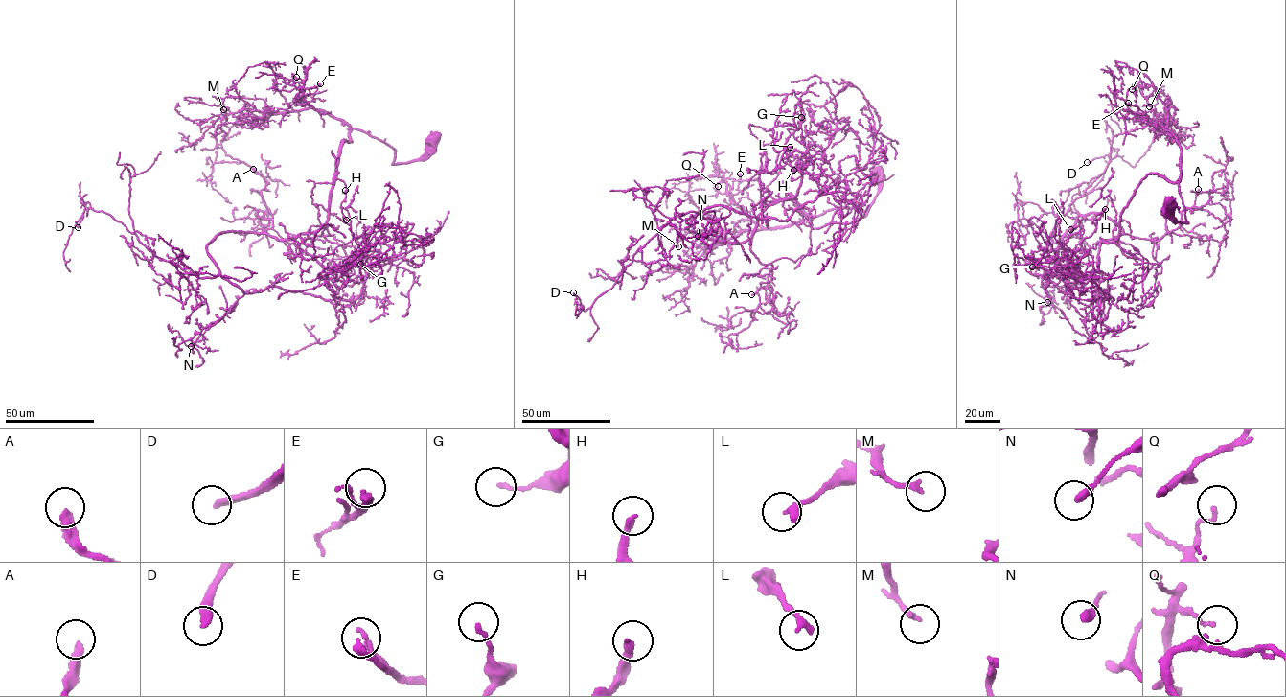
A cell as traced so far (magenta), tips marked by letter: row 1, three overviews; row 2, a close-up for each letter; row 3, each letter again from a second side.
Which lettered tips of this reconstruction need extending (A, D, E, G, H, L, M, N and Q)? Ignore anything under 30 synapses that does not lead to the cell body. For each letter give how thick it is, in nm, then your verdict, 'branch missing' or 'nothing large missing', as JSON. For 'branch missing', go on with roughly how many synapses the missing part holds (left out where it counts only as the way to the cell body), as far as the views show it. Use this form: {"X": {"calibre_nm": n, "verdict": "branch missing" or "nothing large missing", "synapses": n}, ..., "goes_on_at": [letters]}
{"A": {"calibre_nm": 320, "verdict": "nothing large missing"}, "D": {"calibre_nm": 280, "verdict": "branch missing", "synapses": 130}, "E": {"calibre_nm": 280, "verdict": "branch missing", "synapses": 45}, "G": {"calibre_nm": 140, "verdict": "nothing large missing"}, "H": {"calibre_nm": 280, "verdict": "nothing large missing"}, "L": {"calibre_nm": 240, "verdict": "nothing large missing"}, "M": {"calibre_nm": 190, "verdict": "nothing large missing"}, "N": {"calibre_nm": 280, "verdict": "nothing large missing"}, "Q": {"calibre_nm": 80, "verdict": "nothing large missing"}, "goes_on_at": ["D", "E"]}

